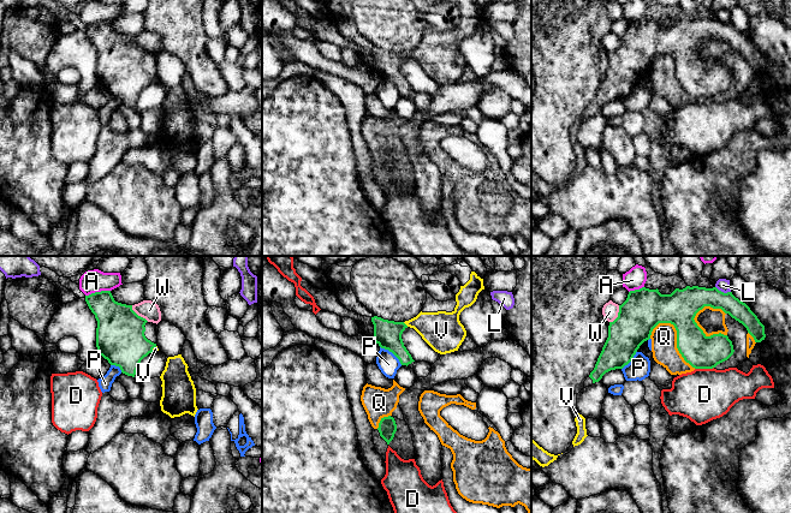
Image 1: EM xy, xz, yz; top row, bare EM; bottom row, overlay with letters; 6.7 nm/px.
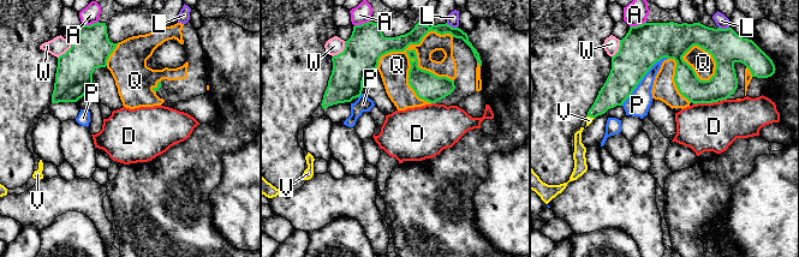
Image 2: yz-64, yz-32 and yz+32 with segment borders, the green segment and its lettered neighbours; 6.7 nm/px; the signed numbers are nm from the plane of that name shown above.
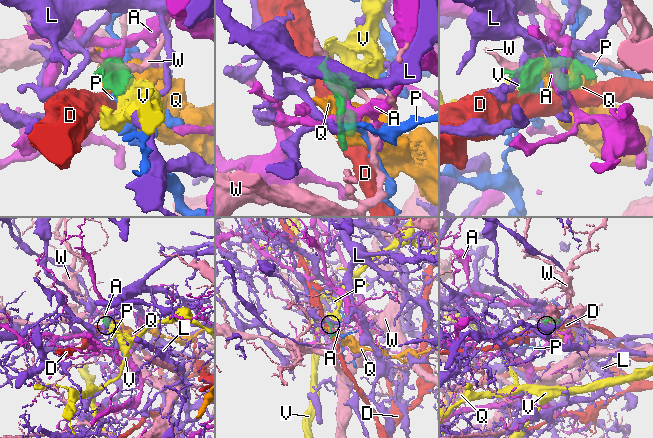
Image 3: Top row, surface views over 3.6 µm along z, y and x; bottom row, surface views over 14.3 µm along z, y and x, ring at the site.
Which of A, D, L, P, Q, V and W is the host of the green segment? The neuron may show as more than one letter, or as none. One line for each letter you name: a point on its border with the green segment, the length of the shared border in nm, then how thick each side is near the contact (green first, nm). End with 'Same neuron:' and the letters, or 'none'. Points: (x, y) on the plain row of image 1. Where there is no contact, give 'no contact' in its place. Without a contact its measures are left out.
V: meets green in xz at (404, 54); contact 50 nm long; 180 nm thick on the green side, 240 nm on the other
Same neuron: V

